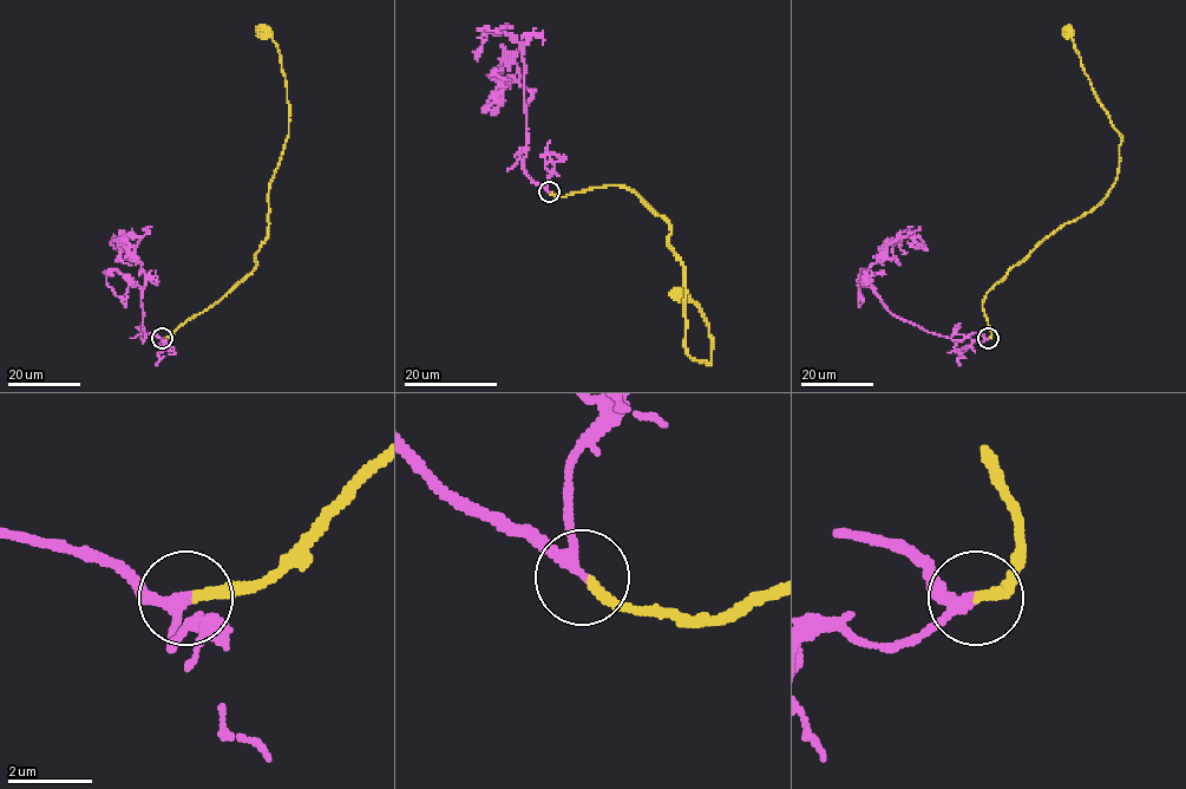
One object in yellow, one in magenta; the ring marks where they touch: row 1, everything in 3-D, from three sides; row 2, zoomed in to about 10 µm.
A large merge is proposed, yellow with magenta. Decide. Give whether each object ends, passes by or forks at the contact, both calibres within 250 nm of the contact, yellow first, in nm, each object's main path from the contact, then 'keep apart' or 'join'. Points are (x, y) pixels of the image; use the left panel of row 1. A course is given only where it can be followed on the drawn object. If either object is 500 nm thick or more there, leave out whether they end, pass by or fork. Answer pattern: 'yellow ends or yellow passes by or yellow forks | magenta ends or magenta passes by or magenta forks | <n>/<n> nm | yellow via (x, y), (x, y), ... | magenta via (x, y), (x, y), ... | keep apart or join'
yellow ends | magenta passes by | 240/220 nm | yellow via (162, 338), (254, 269), (255, 253), (267, 236), (269, 184), (287, 135), (289, 103), (279, 50), (264, 33) | magenta via (162, 338), (149, 333), (142, 338), (145, 337), (142, 291), (145, 274), (125, 236), (113, 237), (113, 246) | join

